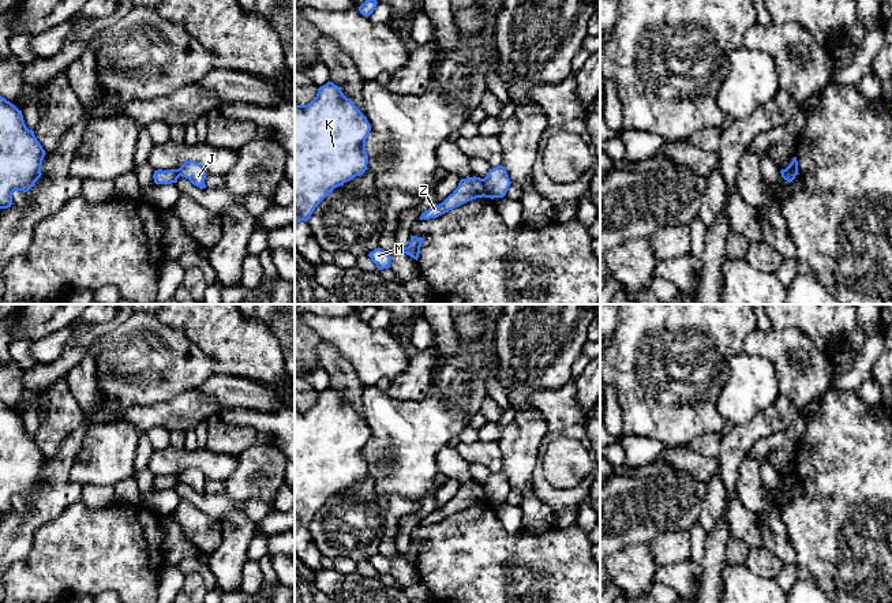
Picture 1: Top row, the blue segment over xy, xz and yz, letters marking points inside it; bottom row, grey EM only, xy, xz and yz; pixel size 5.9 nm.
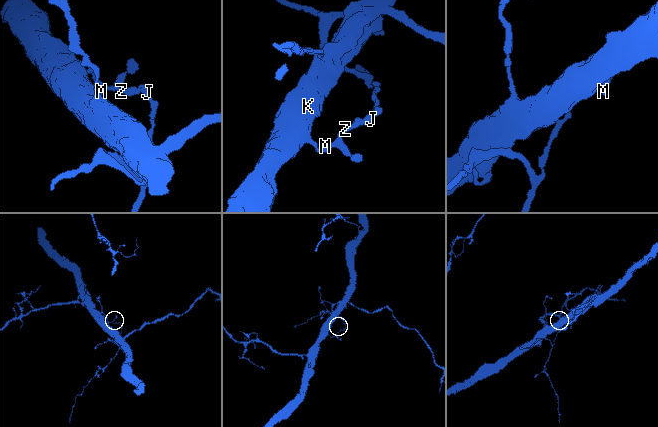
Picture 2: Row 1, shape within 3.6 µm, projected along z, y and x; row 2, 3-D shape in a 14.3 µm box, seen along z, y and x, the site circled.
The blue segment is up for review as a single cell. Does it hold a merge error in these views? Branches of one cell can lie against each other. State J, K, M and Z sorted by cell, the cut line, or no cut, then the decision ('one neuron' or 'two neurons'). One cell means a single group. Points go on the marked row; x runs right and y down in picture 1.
J / K M Z; cut in xz along (482, 179), (484, 195); two neurons

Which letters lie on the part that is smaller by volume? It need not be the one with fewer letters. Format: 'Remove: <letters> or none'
Remove: J

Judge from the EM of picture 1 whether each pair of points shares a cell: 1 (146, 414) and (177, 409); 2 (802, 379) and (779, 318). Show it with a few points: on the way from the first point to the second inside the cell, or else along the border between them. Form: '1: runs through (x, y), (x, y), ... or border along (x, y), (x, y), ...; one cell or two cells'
1: runs through (154, 414), (169, 414); one cell
2: border along (772, 328), (798, 329), (813, 341); two cells

